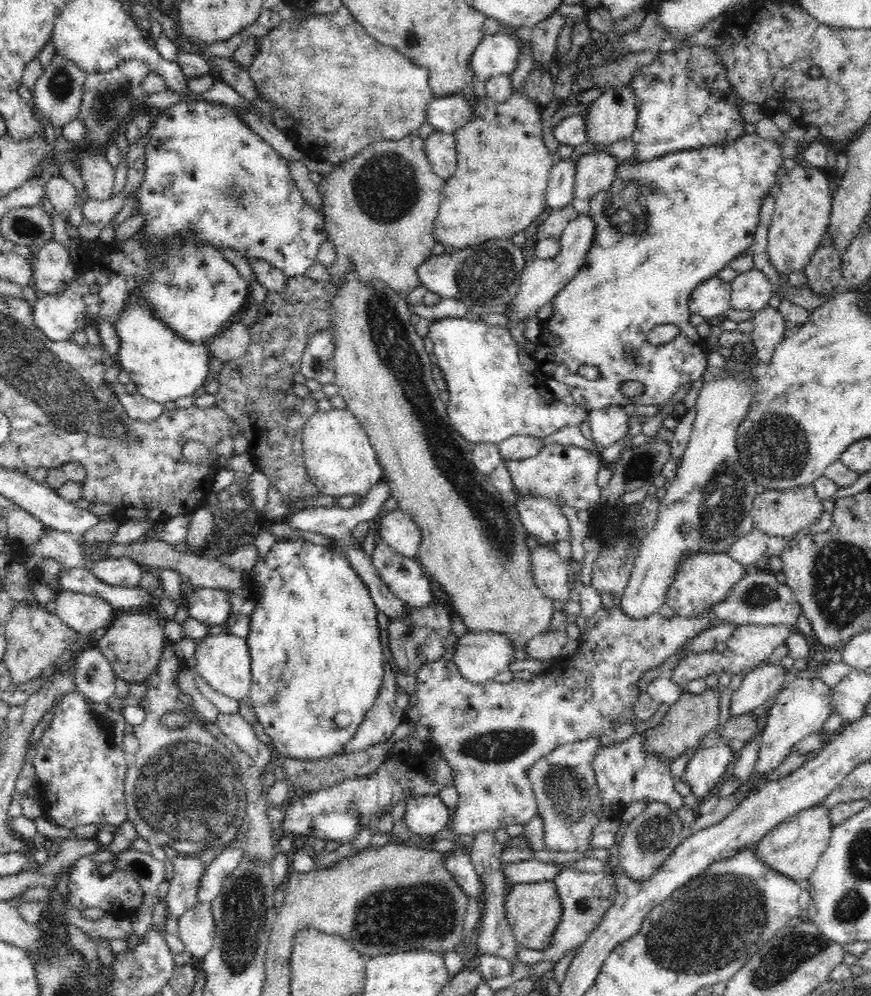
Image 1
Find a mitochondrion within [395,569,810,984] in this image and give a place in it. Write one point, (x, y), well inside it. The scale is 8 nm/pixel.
(717, 925)

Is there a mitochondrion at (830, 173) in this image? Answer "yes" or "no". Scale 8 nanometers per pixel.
no

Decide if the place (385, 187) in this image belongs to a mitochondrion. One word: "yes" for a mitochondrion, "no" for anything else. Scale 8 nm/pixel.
yes

